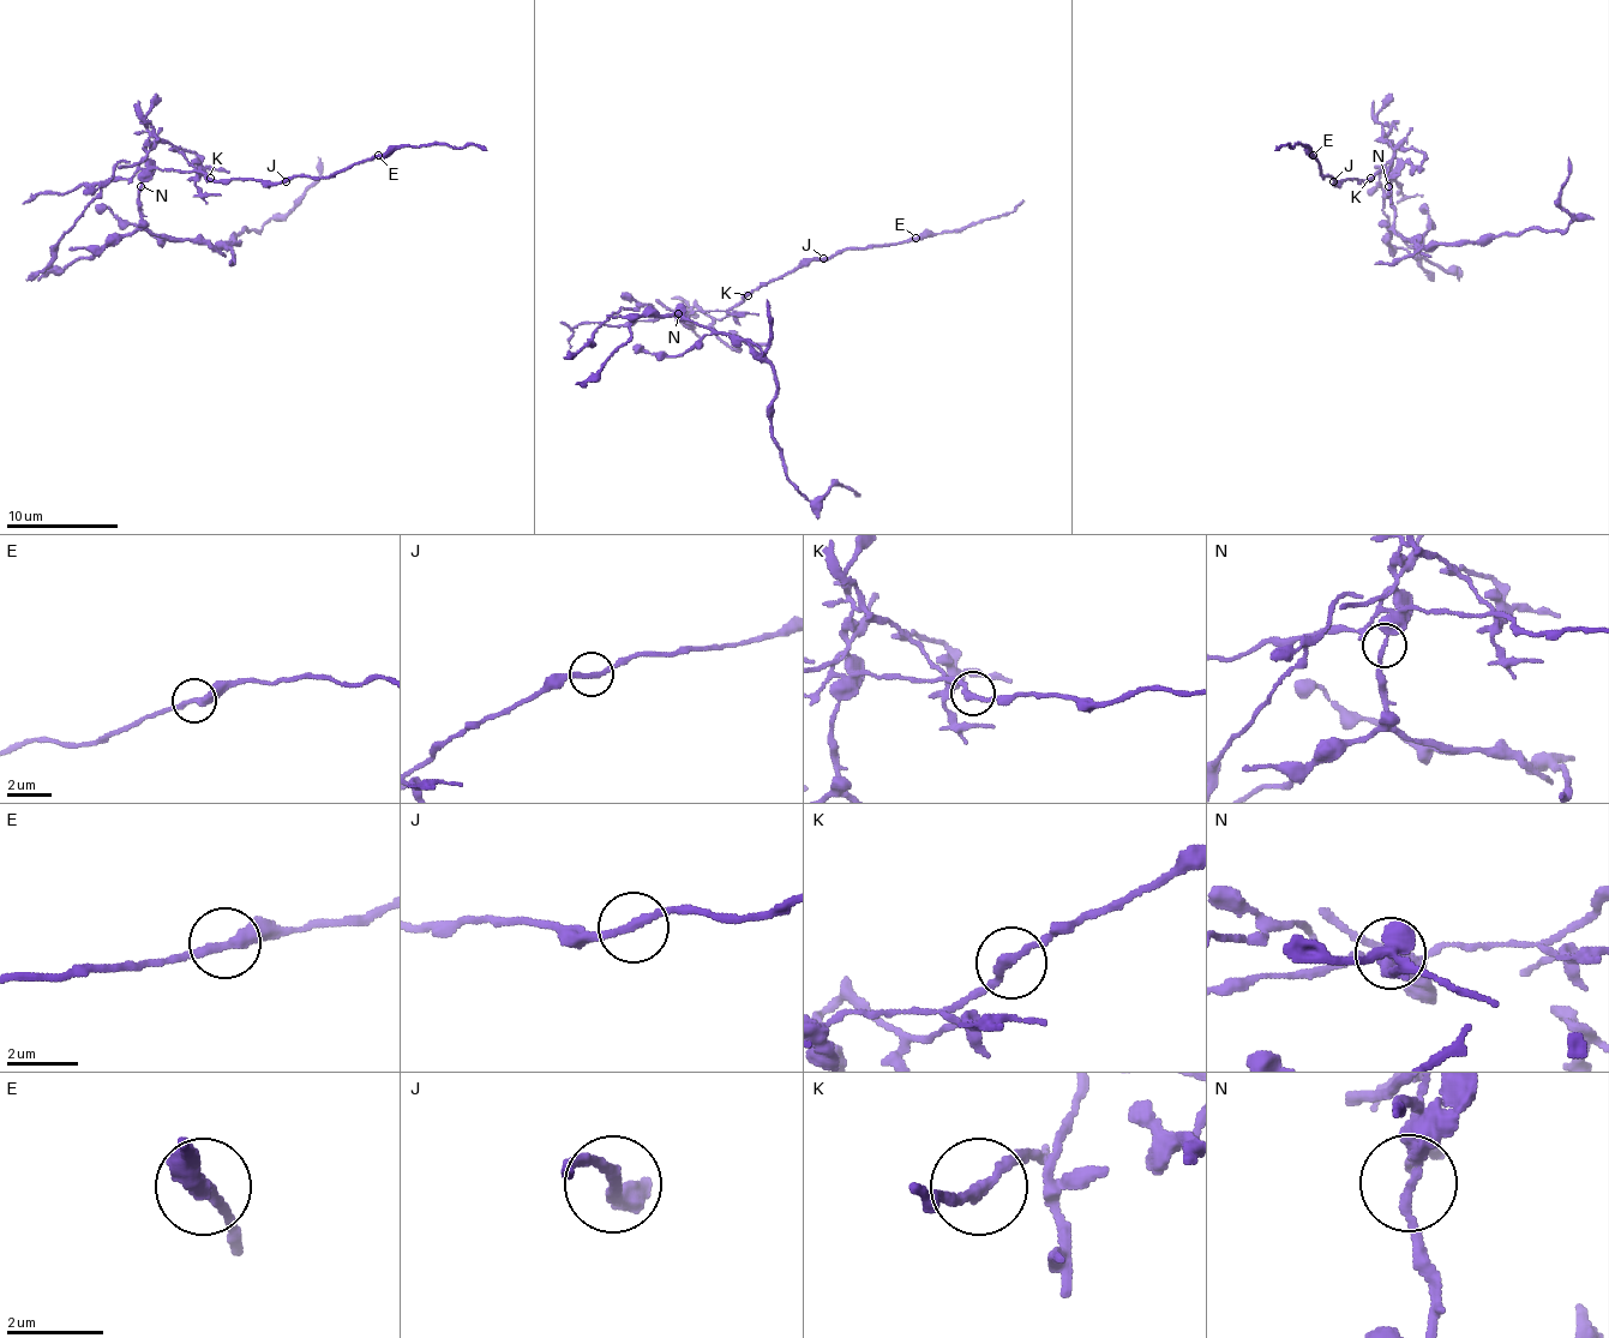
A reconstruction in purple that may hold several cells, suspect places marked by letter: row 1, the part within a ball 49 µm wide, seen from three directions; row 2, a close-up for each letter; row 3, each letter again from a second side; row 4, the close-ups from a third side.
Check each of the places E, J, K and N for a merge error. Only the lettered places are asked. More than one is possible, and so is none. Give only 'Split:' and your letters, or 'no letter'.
Split: K, N

